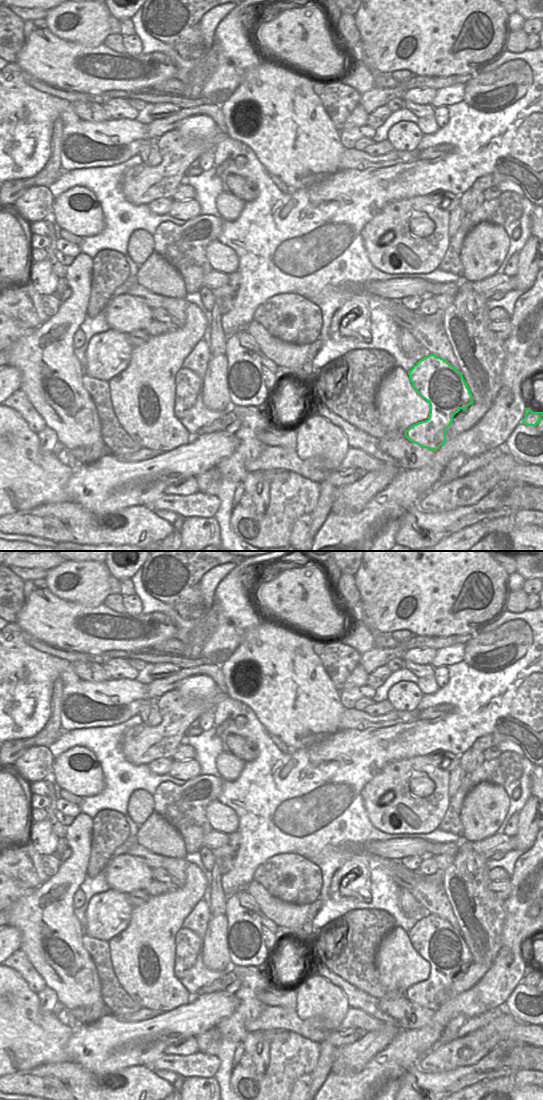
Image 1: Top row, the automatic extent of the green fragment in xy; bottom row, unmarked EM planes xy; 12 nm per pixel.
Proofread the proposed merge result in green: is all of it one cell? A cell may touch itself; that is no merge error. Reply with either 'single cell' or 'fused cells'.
fused cells

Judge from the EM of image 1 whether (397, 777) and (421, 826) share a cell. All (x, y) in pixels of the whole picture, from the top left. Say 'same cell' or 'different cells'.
same cell

